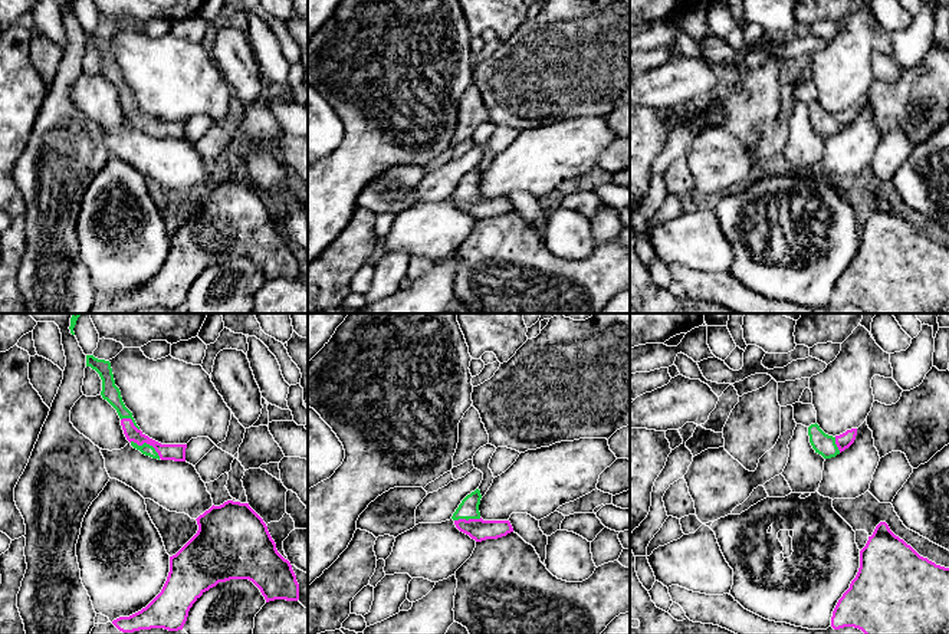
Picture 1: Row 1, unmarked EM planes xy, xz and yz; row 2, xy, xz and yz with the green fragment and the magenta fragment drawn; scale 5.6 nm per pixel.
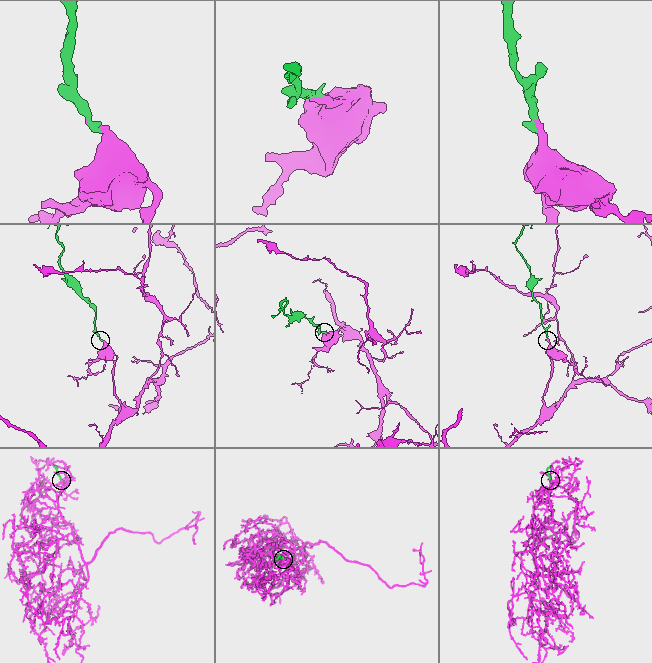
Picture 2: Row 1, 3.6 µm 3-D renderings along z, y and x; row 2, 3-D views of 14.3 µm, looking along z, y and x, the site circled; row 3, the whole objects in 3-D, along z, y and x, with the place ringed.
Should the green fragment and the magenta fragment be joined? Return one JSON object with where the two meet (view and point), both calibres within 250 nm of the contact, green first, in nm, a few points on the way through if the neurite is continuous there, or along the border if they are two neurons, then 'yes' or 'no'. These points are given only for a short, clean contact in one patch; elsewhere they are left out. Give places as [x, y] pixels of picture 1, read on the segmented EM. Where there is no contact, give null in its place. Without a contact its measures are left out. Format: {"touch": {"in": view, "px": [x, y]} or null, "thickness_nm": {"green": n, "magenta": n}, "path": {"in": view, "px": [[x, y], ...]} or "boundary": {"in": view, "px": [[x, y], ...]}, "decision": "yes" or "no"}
{"touch": {"in": "xy", "px": [145, 443]}, "thickness_nm": {"green": 70, "magenta": 100}, "path": {"in": "xy", "px": [[145, 449], [145, 443], [156, 450], [167, 452]]}, "decision": "yes"}

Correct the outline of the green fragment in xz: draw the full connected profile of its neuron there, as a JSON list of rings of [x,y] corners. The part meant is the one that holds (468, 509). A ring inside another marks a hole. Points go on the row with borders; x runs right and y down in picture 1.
[[[476,489],[462,500],[451,516],[456,528],[476,542],[498,539],[513,532],[509,520],[483,520],[479,512],[480,499],[480,490]]]

